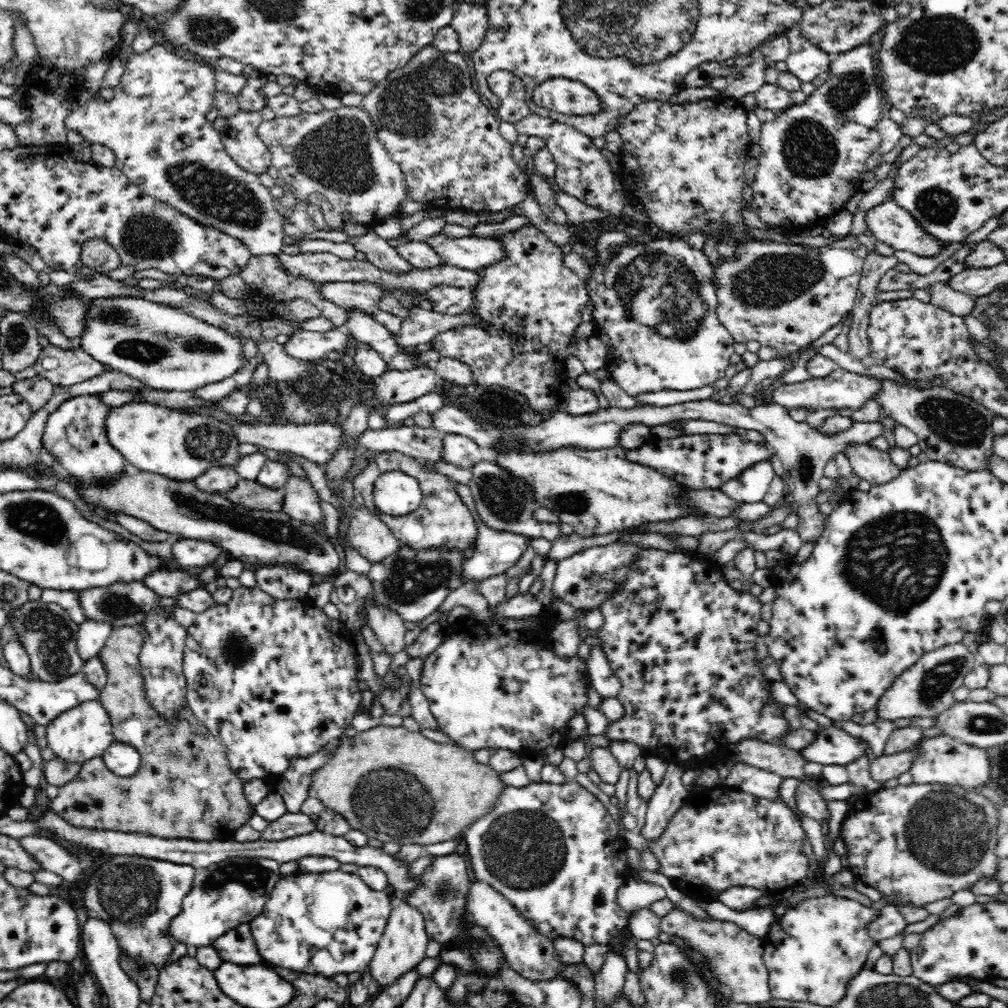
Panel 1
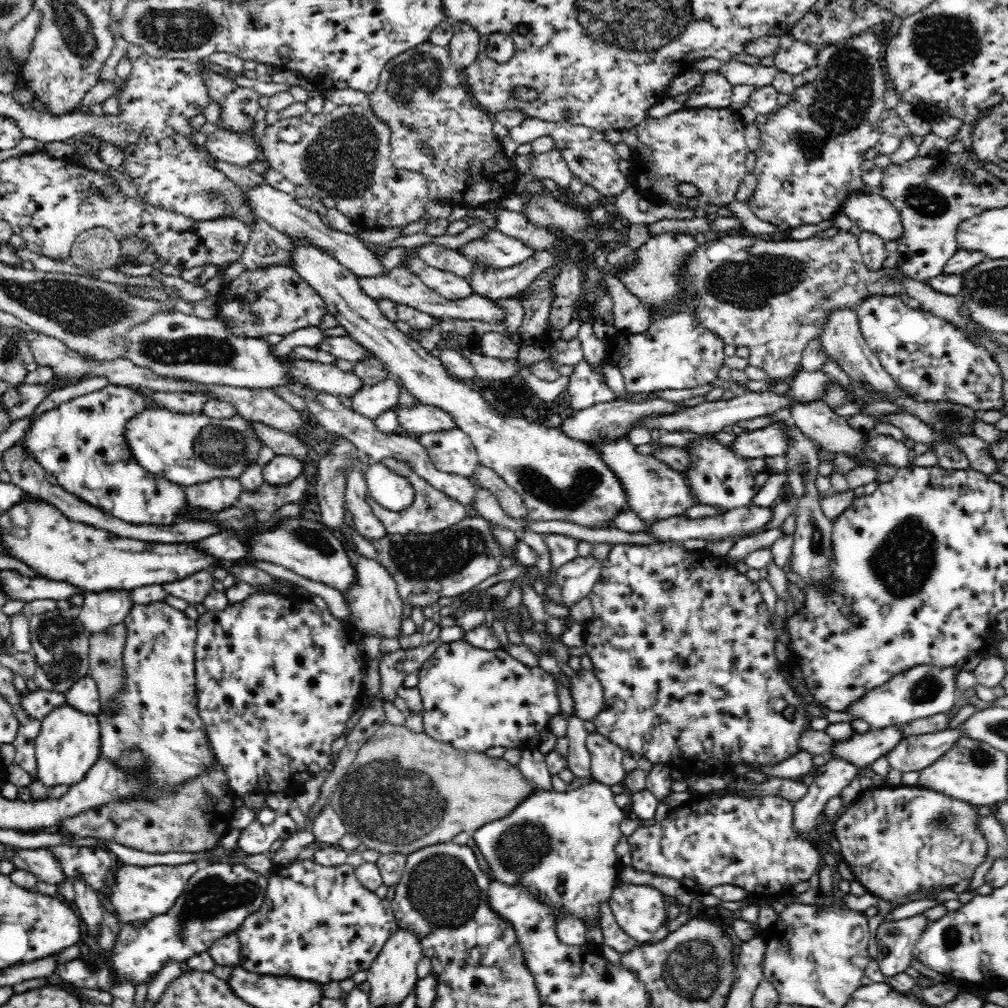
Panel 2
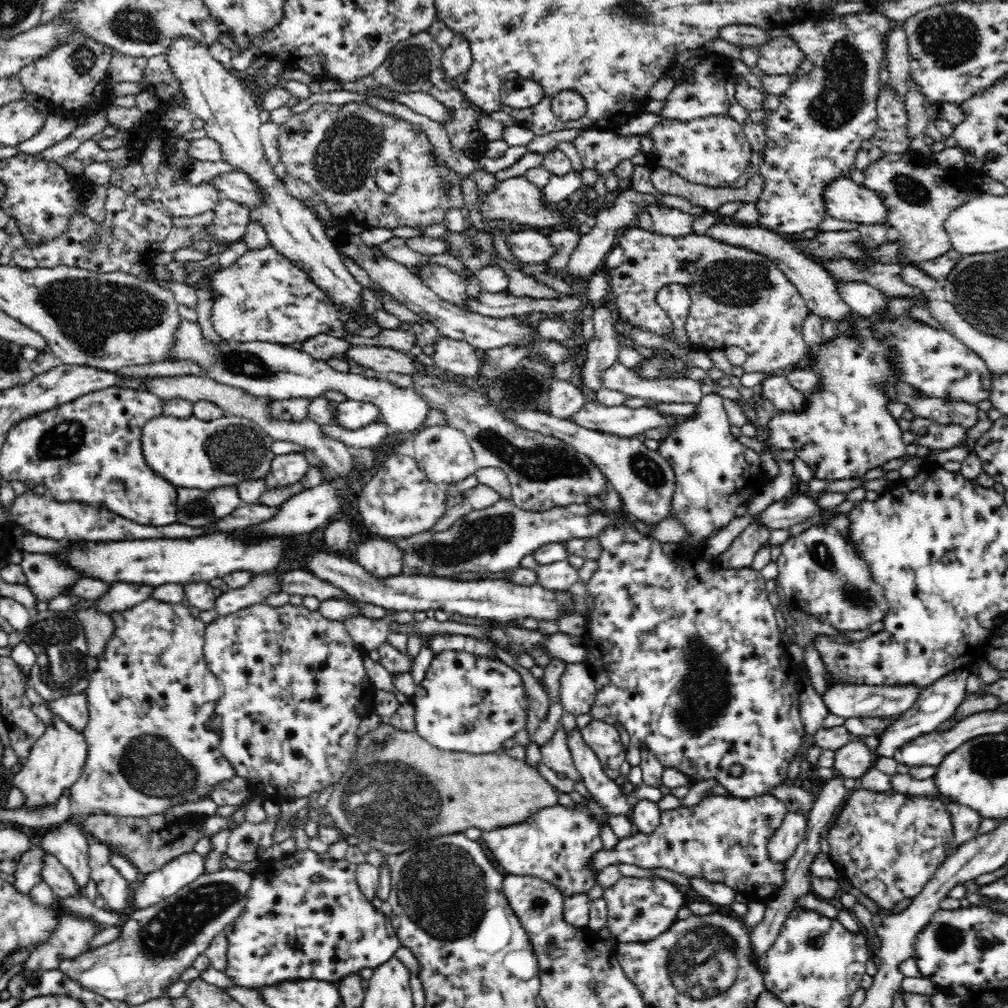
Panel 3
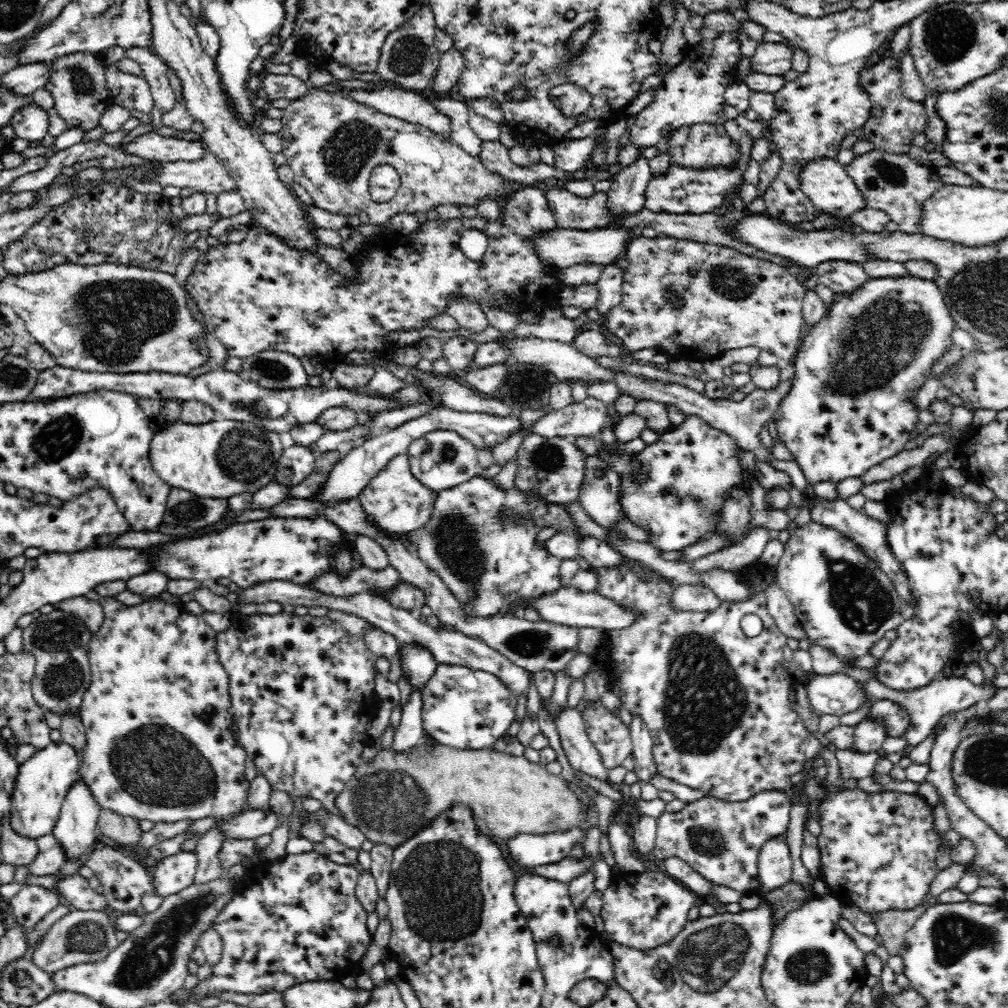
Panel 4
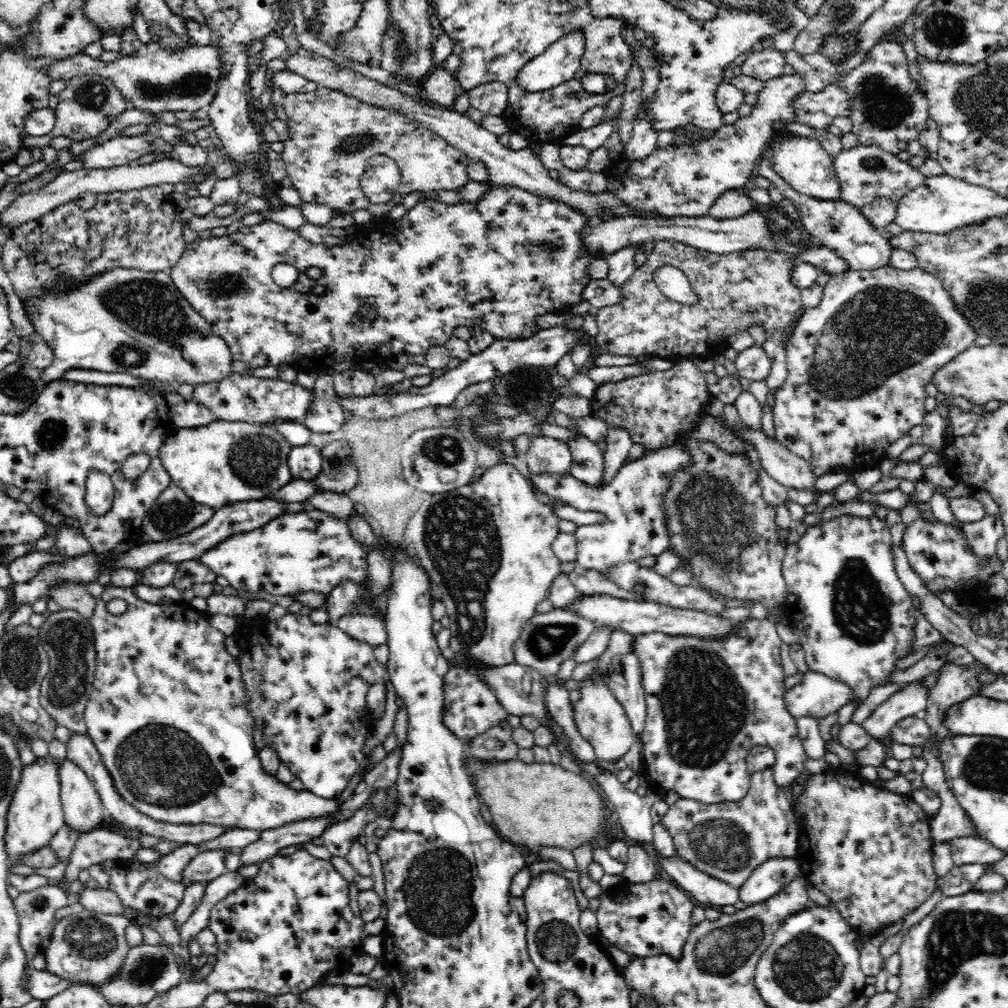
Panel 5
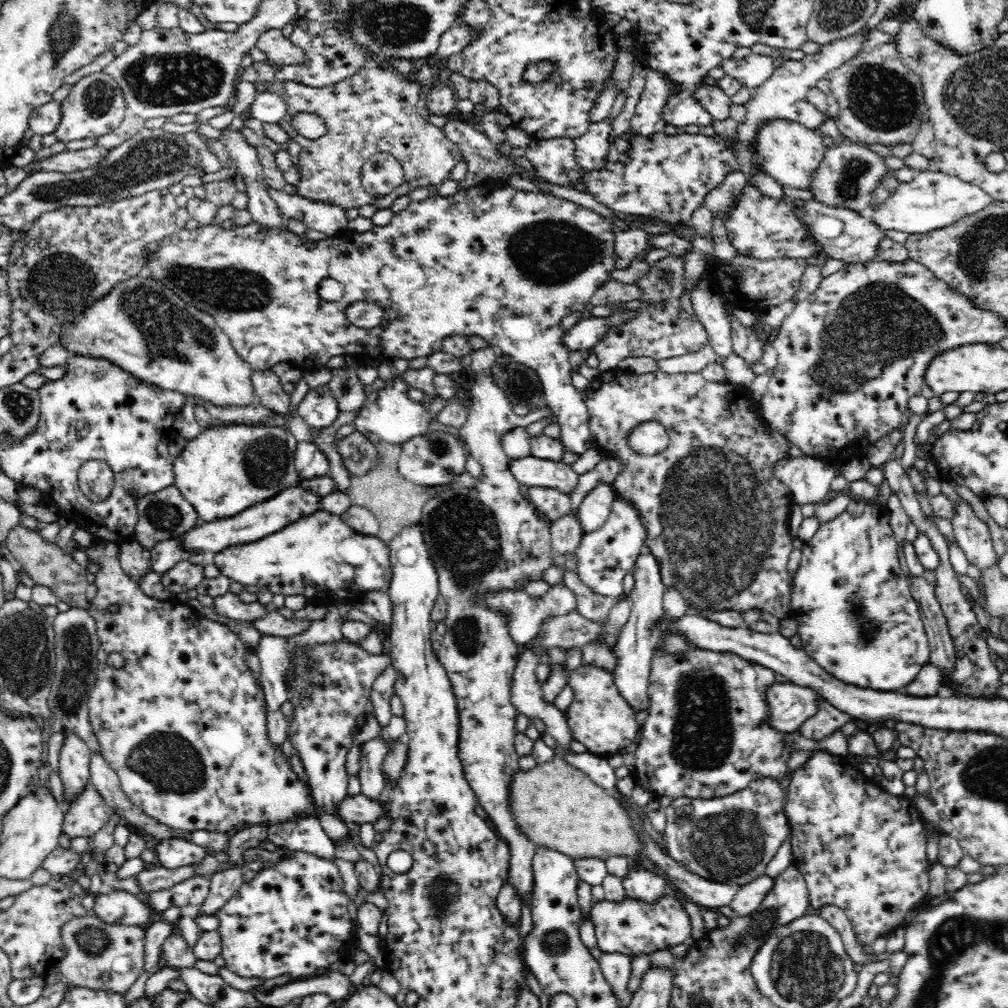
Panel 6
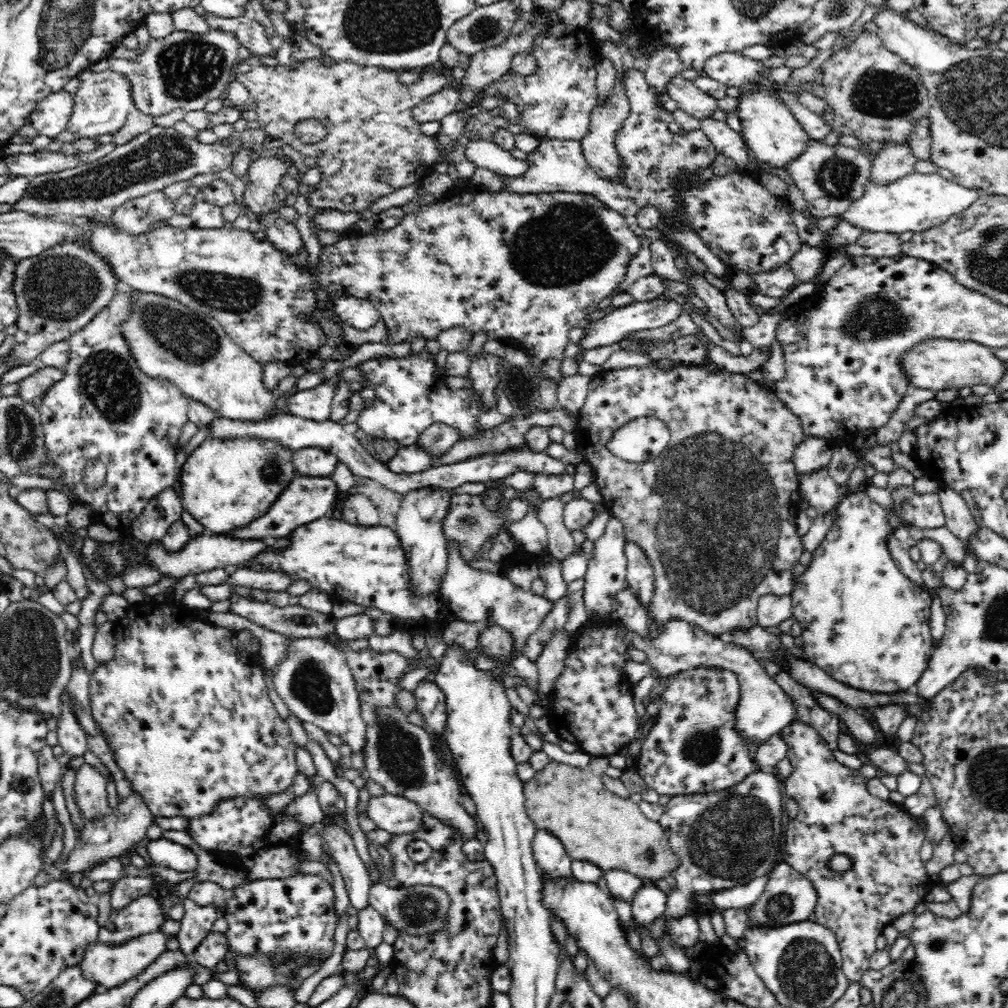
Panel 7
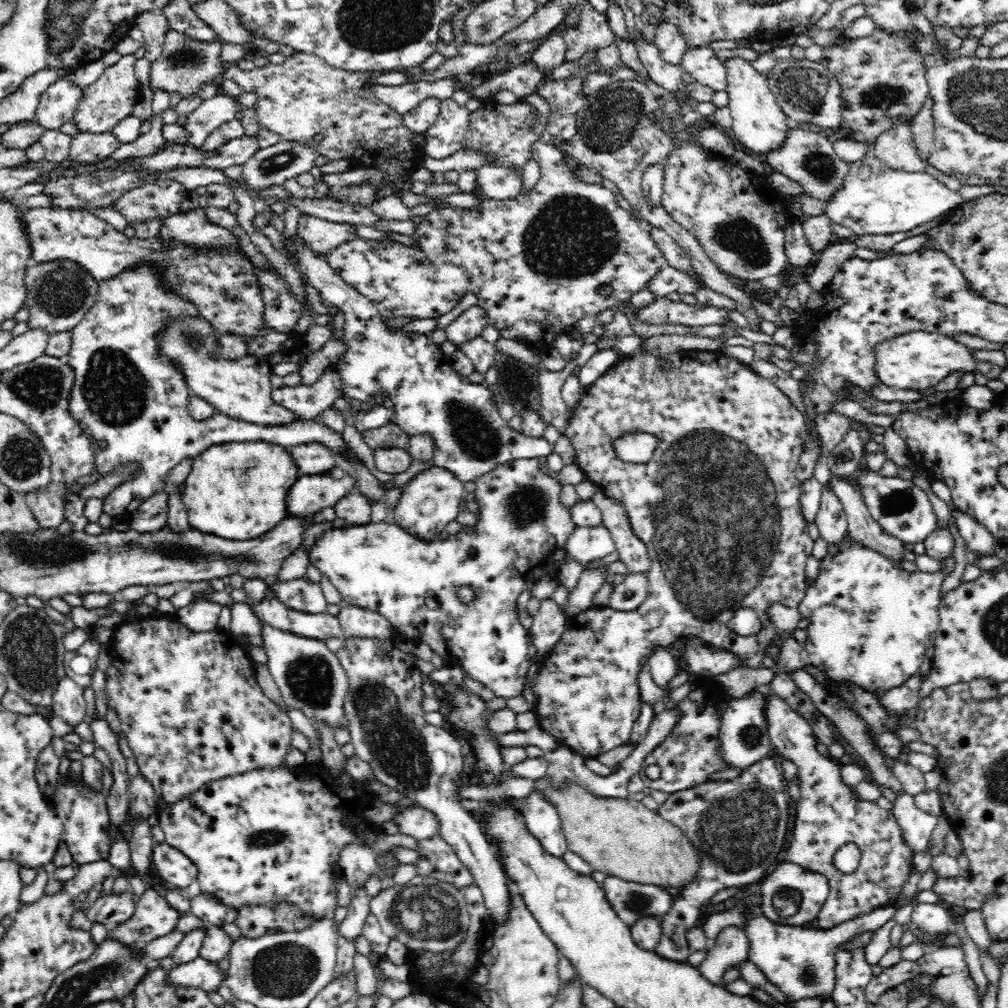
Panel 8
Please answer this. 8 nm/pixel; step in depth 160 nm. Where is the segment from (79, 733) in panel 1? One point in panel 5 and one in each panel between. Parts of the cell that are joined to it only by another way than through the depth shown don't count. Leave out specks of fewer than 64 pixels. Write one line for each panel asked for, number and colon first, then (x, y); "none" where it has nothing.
2: (67, 745)
3: (55, 762)
4: (42, 782)
5: (35, 815)

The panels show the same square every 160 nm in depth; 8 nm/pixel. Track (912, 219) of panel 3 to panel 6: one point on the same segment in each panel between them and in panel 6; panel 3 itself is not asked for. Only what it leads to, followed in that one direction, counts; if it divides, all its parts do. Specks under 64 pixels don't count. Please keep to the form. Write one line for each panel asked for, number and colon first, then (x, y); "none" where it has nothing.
4: (893, 183)
5: (864, 173)
6: (848, 174)

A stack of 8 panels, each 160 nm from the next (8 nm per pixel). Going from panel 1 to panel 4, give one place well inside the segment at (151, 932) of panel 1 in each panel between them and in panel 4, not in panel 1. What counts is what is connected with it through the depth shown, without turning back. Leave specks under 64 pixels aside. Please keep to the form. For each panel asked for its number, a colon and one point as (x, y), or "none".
2: (139, 892)
3: (158, 885)
4: (172, 874)

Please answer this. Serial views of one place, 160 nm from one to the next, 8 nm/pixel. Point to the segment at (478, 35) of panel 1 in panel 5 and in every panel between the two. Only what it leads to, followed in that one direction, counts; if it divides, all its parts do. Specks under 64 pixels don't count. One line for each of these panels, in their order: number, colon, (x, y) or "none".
2: (463, 49)
3: (456, 59)
4: (451, 63)
5: (439, 87)

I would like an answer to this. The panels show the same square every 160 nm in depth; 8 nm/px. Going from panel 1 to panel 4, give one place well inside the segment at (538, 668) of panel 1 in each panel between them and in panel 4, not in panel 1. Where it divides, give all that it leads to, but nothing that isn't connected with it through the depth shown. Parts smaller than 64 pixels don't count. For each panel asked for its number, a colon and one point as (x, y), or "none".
2: (473, 699)
3: (468, 704)
4: (465, 709)

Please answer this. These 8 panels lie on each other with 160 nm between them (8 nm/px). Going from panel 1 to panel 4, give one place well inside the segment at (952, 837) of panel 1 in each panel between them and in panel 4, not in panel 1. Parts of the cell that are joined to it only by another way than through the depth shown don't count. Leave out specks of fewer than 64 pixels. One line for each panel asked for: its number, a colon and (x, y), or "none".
2: (897, 839)
3: (887, 845)
4: (878, 851)

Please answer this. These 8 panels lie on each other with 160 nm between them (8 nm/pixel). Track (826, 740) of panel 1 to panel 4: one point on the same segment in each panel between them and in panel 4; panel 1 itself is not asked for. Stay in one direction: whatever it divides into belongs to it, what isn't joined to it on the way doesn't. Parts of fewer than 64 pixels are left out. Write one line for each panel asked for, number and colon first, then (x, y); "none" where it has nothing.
2: (862, 749)
3: (940, 701)
4: (925, 706)

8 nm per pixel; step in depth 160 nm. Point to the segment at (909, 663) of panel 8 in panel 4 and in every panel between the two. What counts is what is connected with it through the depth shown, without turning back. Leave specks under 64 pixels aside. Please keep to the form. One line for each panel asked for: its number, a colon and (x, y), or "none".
4: (845, 604)
5: (857, 621)
6: (857, 619)
7: (865, 623)

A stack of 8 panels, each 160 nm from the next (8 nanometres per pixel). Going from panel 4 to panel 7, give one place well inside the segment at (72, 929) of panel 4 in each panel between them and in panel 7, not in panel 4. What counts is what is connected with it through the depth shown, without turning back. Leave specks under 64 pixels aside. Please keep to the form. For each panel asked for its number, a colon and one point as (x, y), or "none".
5: (85, 947)
6: (100, 956)
7: (109, 966)

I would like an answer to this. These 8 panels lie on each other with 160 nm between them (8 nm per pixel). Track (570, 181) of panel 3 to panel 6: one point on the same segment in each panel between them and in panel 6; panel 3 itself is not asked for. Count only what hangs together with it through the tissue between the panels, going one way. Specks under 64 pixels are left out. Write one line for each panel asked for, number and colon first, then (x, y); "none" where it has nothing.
4: (259, 294)
5: (491, 264)
6: (507, 266)

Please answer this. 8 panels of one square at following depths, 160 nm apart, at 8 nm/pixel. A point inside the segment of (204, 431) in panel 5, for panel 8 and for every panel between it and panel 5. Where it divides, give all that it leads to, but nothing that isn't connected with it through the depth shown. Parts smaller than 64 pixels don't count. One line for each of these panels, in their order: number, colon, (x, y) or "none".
6: (225, 470)
7: (226, 483)
8: (237, 490)

